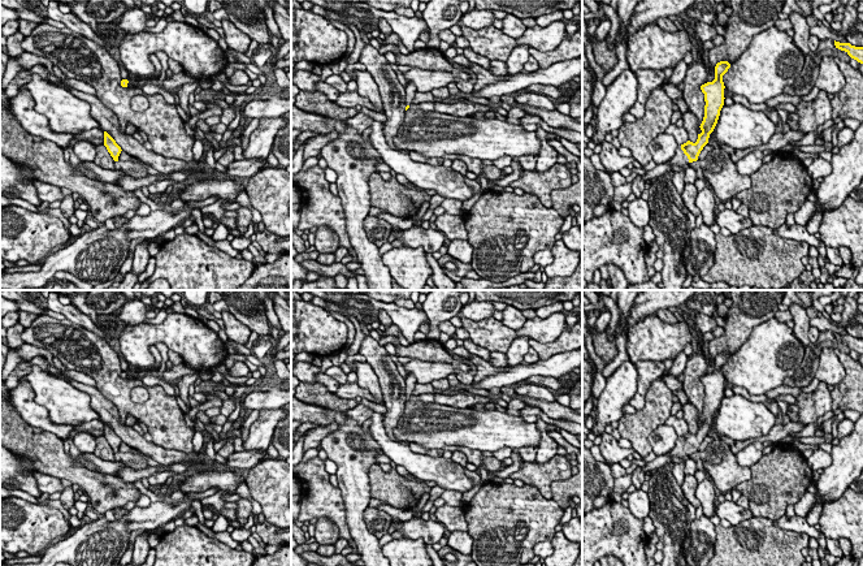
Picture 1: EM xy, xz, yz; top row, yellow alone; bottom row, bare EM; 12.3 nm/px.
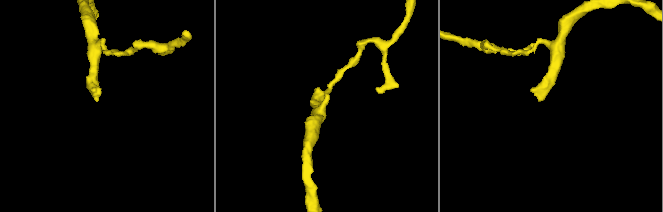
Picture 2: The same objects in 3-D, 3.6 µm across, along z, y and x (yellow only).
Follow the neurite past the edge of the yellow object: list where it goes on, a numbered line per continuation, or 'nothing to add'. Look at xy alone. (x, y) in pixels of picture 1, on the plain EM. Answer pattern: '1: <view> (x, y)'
1: xy (108, 413)

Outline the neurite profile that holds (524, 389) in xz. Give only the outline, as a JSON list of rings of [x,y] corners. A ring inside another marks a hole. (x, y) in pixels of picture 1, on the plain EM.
[[[521,383],[515,385],[513,389],[517,396],[529,396],[532,398],[546,399],[548,402],[556,401],[554,394],[546,386],[534,385],[532,383]]]

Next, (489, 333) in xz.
[[[493,316],[481,321],[461,319],[463,328],[469,333],[469,338],[490,353],[507,353],[512,341],[516,338],[516,330],[506,327],[502,320]]]

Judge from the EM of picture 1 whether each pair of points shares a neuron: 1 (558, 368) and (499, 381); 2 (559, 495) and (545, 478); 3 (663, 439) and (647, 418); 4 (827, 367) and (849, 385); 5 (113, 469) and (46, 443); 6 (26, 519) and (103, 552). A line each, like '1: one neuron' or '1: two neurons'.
1: one neuron
2: two neurons
3: two neurons
4: two neurons
5: two neurons
6: two neurons

